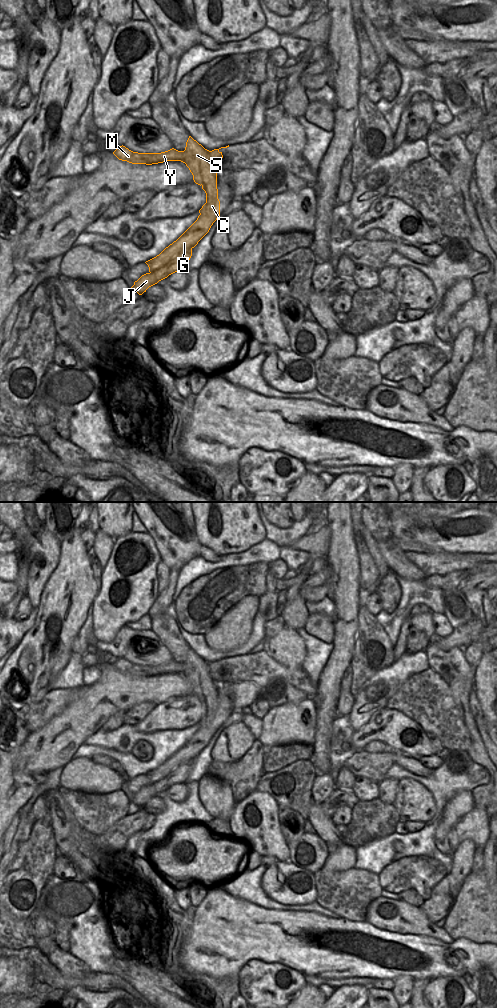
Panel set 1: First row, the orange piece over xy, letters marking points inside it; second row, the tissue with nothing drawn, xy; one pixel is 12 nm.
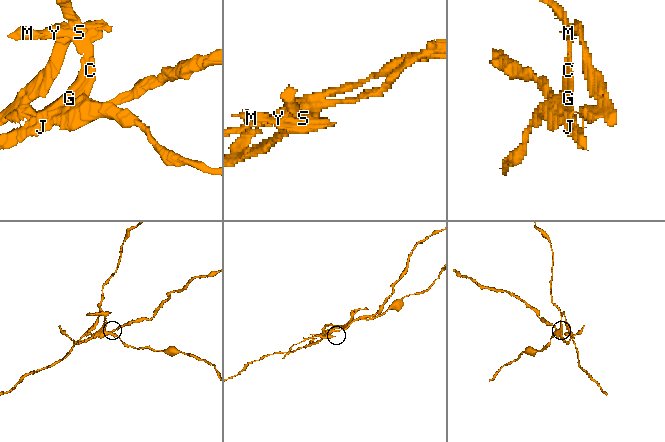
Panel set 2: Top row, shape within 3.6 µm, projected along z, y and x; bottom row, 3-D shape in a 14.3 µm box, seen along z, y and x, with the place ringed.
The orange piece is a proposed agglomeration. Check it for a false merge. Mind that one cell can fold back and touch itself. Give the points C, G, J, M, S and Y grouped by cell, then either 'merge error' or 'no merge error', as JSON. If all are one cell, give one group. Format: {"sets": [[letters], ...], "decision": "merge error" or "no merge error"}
{"sets": [["C", "G", "M", "S", "Y"], ["J"]], "decision": "merge error"}

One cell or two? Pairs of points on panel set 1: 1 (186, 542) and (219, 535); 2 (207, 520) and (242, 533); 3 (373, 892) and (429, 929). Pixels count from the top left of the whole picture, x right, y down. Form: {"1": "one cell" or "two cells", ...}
{"1": "two cells", "2": "one cell", "3": "two cells"}

